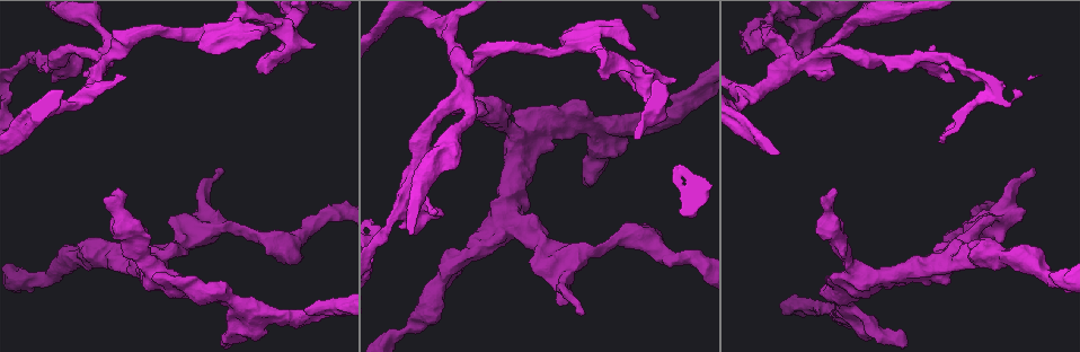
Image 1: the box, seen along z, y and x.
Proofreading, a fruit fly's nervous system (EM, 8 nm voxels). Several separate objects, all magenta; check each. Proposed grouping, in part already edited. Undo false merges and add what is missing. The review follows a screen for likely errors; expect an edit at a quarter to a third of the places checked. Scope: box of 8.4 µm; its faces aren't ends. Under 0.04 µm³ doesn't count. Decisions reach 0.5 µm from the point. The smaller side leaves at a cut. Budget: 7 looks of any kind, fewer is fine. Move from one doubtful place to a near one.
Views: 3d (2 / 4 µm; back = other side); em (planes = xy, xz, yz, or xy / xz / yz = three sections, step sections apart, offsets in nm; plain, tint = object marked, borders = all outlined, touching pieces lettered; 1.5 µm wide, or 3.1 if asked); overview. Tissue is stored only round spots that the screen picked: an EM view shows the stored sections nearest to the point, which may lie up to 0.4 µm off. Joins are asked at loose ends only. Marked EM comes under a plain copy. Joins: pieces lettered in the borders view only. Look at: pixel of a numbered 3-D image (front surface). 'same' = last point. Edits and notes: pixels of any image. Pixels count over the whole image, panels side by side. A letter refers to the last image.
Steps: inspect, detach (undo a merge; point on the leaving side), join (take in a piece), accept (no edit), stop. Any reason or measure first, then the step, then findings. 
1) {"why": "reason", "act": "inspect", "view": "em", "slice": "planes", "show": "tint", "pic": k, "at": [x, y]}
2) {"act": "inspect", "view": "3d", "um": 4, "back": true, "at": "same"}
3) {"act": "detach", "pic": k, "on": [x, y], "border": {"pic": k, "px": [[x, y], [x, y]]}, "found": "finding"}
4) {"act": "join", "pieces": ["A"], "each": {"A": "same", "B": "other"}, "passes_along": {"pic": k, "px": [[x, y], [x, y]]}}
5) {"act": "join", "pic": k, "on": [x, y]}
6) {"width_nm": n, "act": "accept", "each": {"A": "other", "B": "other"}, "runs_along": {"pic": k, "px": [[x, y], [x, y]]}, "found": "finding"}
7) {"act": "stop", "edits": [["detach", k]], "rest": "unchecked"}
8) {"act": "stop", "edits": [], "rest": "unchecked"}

{"act": "inspect", "view": "3d", "um": 2, "pic": 1, "at": [116, 189]}

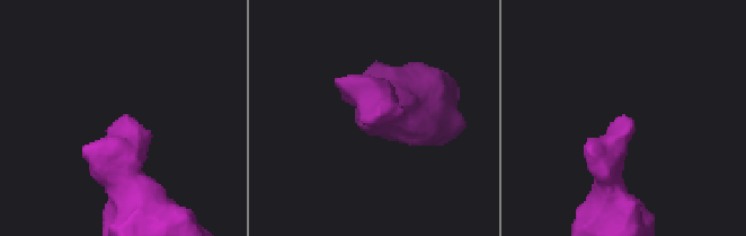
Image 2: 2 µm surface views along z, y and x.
{"why": "shape alone is not enough", "act": "inspect", "view": "em", "slice": "xz", "step": 4, "show": "borders", "pic": 2, "at": [373, 117]}

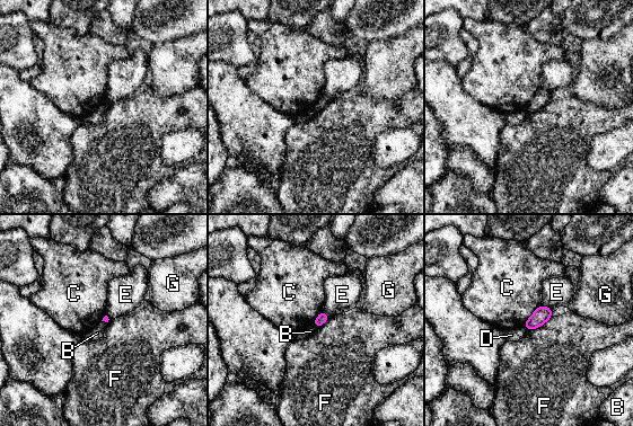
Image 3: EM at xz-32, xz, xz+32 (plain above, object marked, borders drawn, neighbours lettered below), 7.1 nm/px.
{"act": "inspect", "view": "em", "slice": "planes", "show": "borders", "at": "same"}

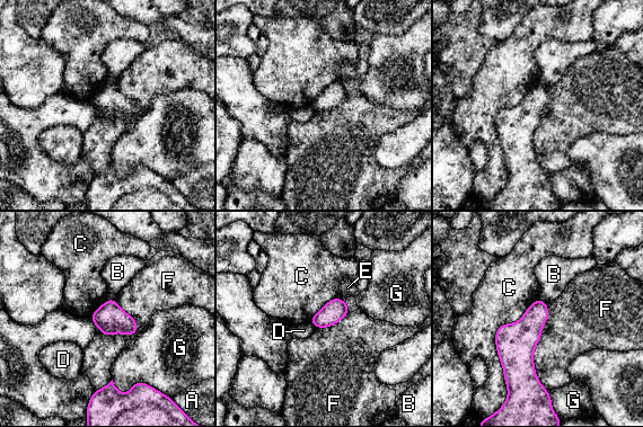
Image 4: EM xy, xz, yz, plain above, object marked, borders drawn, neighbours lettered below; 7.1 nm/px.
{"longest_contact_nm": ["C", 700], "act": "accept", "each": {"A": "other", "B": "other", "C": "other", "D": "other", "E": "other", "F": "other", "G": "other"}, "border": {"pic": 4, "px": [[546, 303], [534, 371], [547, 390]]}, "found": "no lettered piece goes on from it"}

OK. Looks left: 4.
{"why": "free end", "act": "inspect", "view": "3d", "um": 4, "pic": 1, "at": [590, 146]}

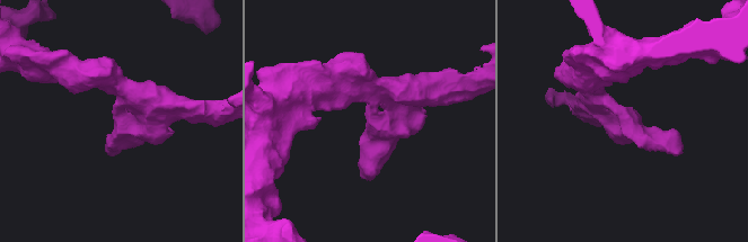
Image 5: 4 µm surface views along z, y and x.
{"act": "inspect", "view": "em", "slice": "planes", "show": "borders", "pic": 5, "at": [371, 120]}

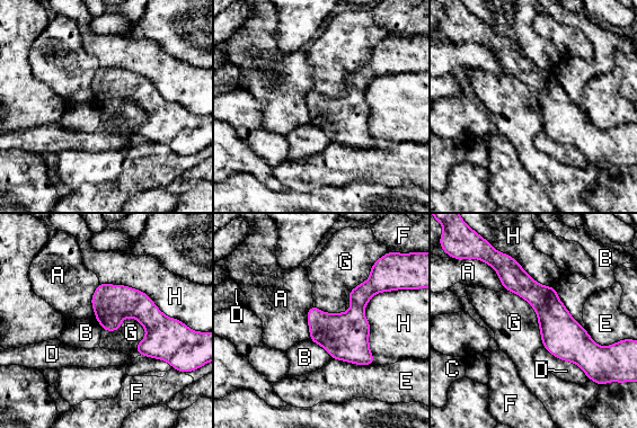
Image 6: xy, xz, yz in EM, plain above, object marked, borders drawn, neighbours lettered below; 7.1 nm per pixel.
{"longest_contact_nm": ["H", 650], "act": "accept", "each": {"A": "other", "B": "other", "C": "other", "D": "other", "E": "other", "F": "other", "G": "other", "H": "other"}, "runs_along": {"pic": 6, "px": [[512, 264], [591, 372]]}, "found": "no lettered piece goes on from it"}

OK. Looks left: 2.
{"why": "free end", "act": "inspect", "view": "em", "slice": "planes", "show": "borders", "pic": 1, "at": [1032, 170]}

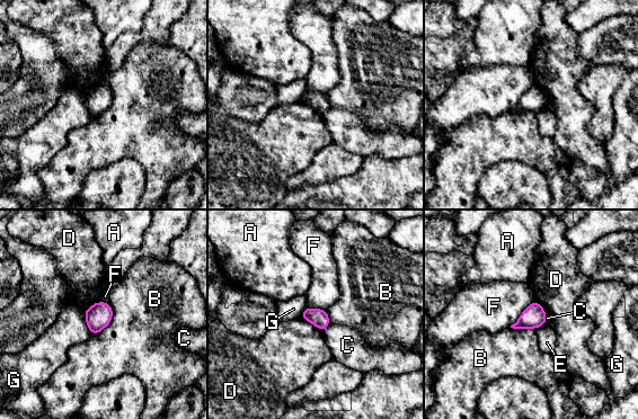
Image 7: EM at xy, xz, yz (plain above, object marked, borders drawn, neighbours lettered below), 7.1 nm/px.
{"act": "accept", "each": {"A": "other", "B": "other", "C": "other", "D": "other", "E": "other", "F": "other", "G": "other"}, "border": {"pic": 7, "px": [[301, 317], [321, 331]]}, "found": "none of them fits"}

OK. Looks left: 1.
{"act": "stop", "edits": [], "rest": "unchecked"}

